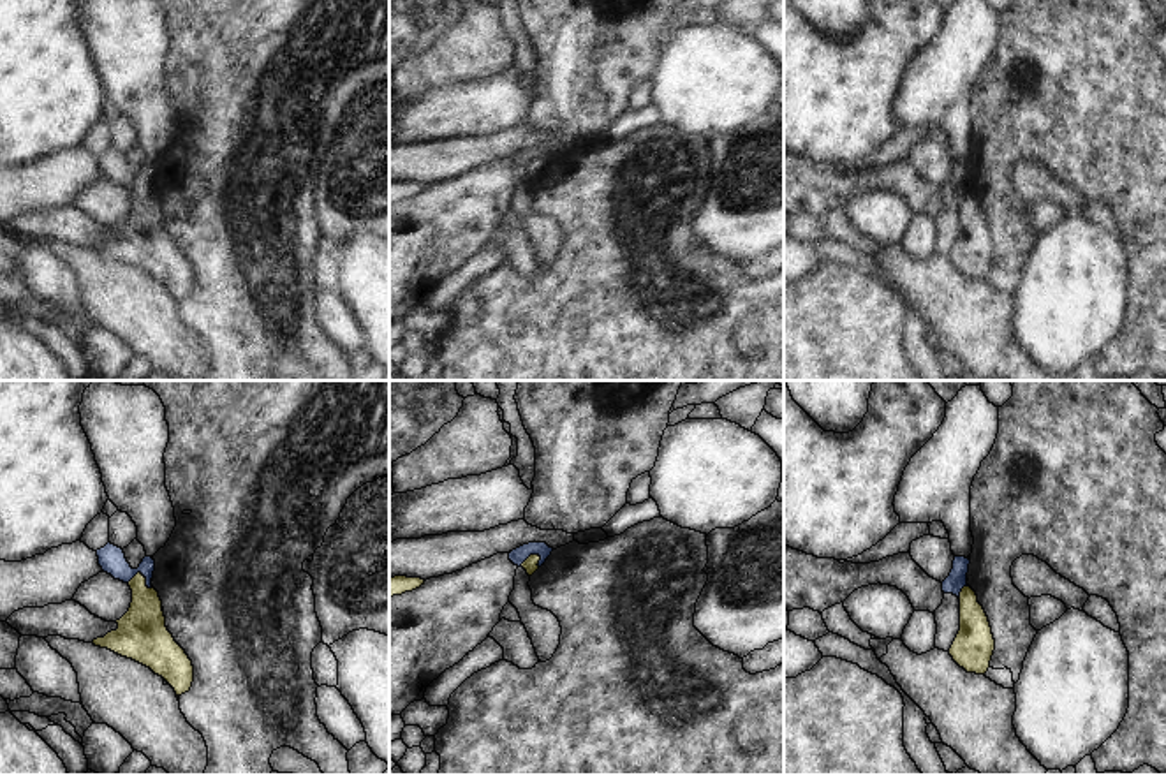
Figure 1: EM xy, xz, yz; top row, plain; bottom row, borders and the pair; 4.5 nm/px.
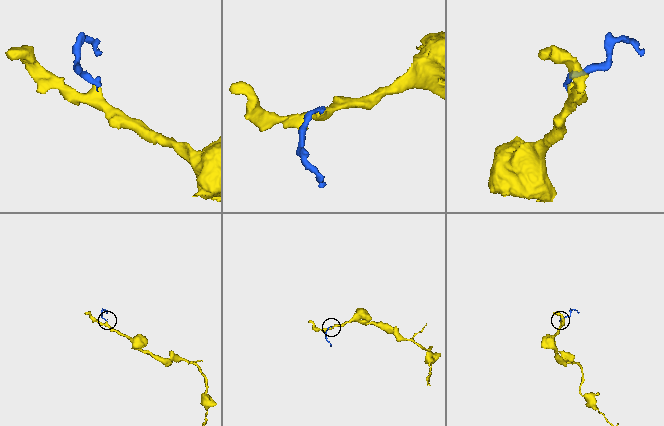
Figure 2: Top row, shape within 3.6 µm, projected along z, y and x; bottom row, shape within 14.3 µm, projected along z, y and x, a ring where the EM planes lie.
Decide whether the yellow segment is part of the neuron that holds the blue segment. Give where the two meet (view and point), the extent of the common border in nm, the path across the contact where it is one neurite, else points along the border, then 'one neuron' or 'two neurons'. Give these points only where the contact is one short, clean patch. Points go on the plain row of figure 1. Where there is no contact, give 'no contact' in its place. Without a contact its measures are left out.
contact xy (143, 180); length 120 nm; border xy (127, 187), (140, 178), (145, 189), (152, 192); two neurons

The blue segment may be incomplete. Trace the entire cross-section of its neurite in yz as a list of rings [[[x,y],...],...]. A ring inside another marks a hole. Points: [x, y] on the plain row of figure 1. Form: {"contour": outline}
{"contour": [[[955,162],[949,181],[942,187],[944,204],[935,215],[935,254],[949,257],[958,236],[960,236],[960,197],[967,190],[970,166],[965,162]]]}

